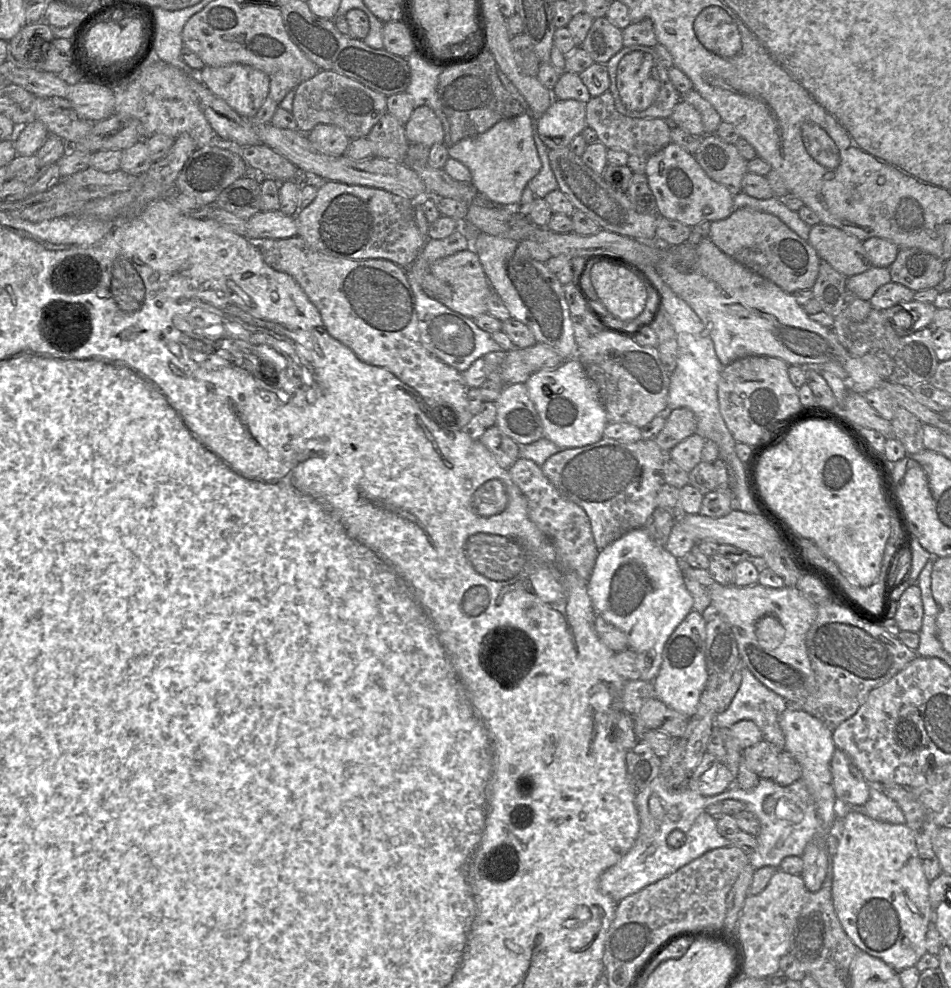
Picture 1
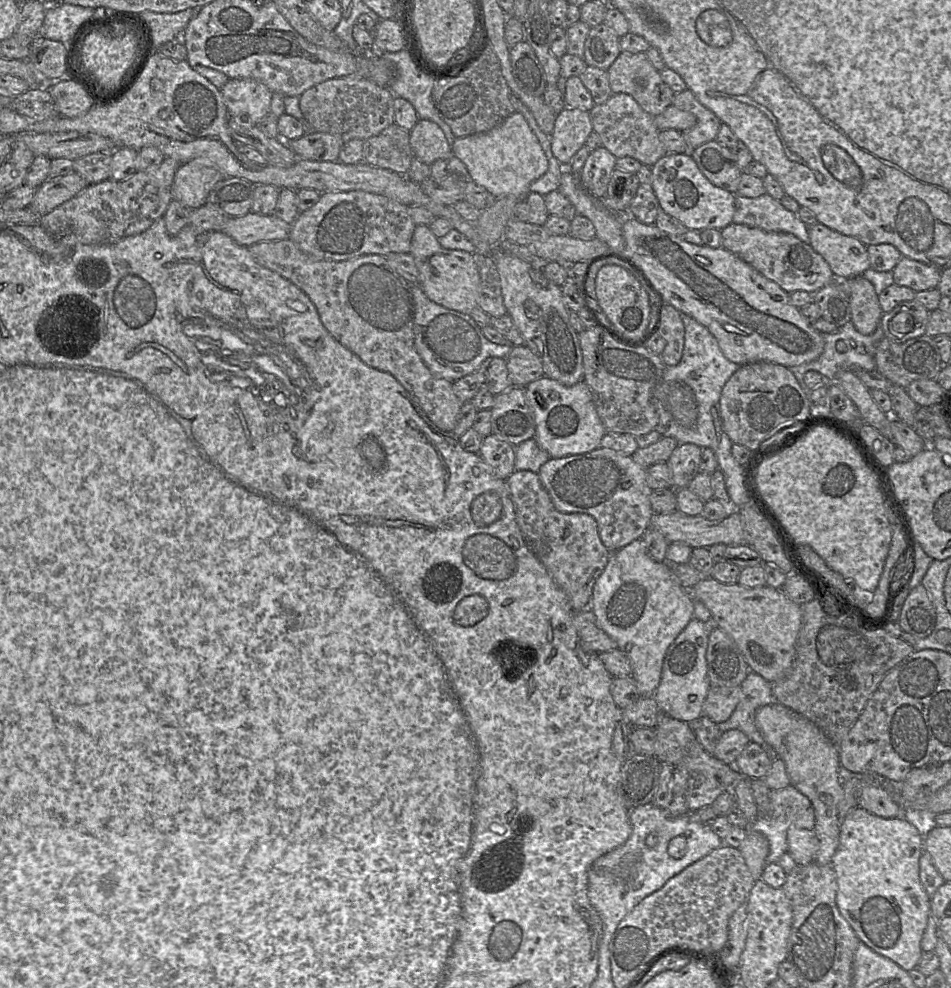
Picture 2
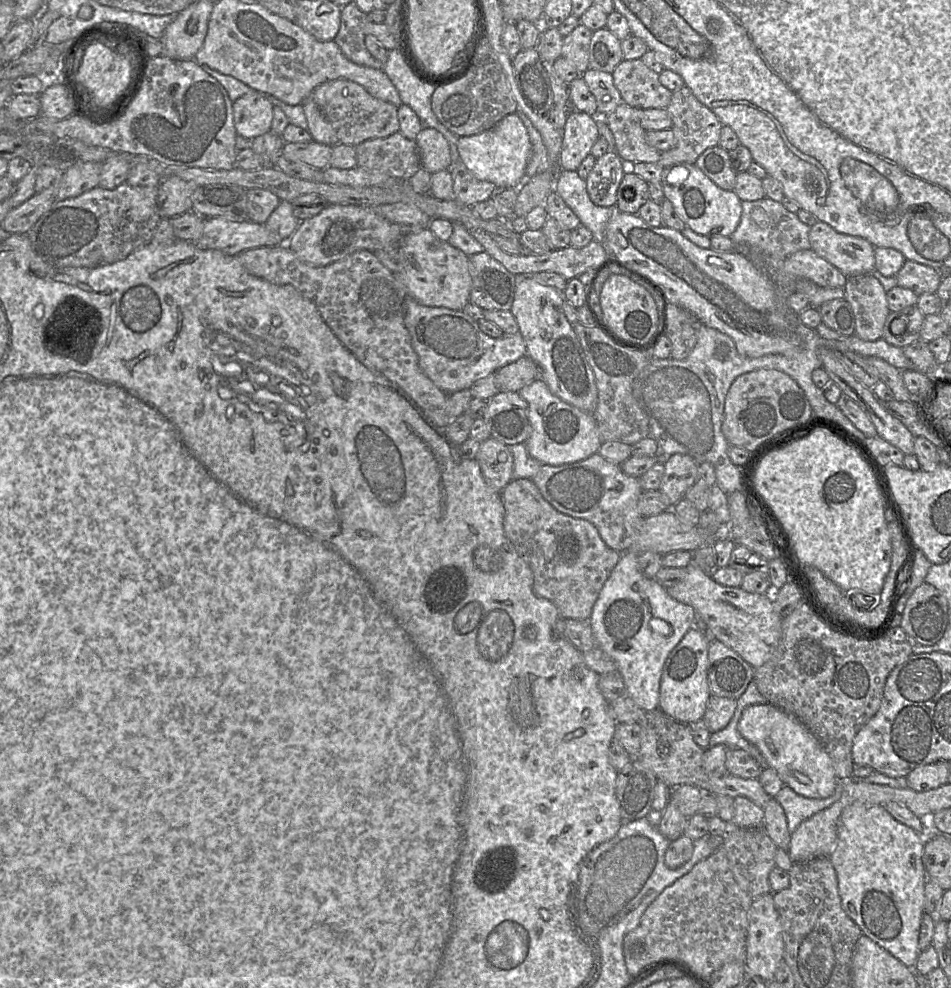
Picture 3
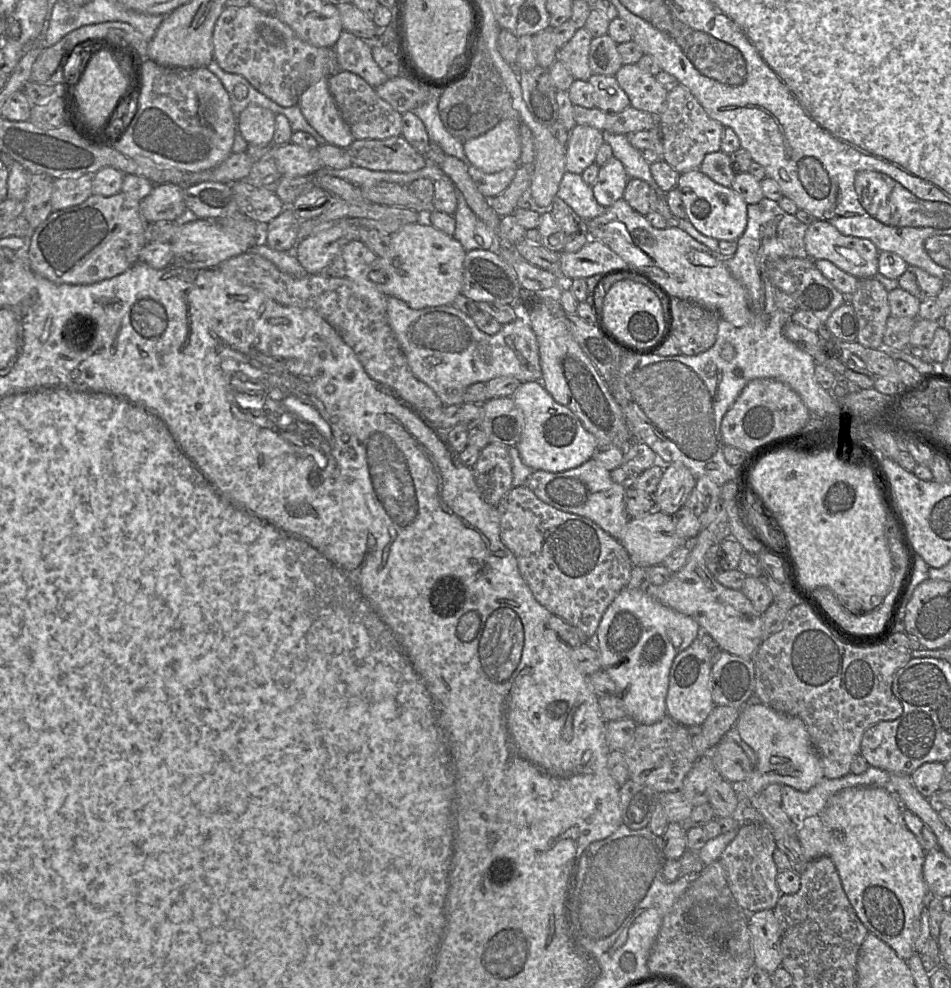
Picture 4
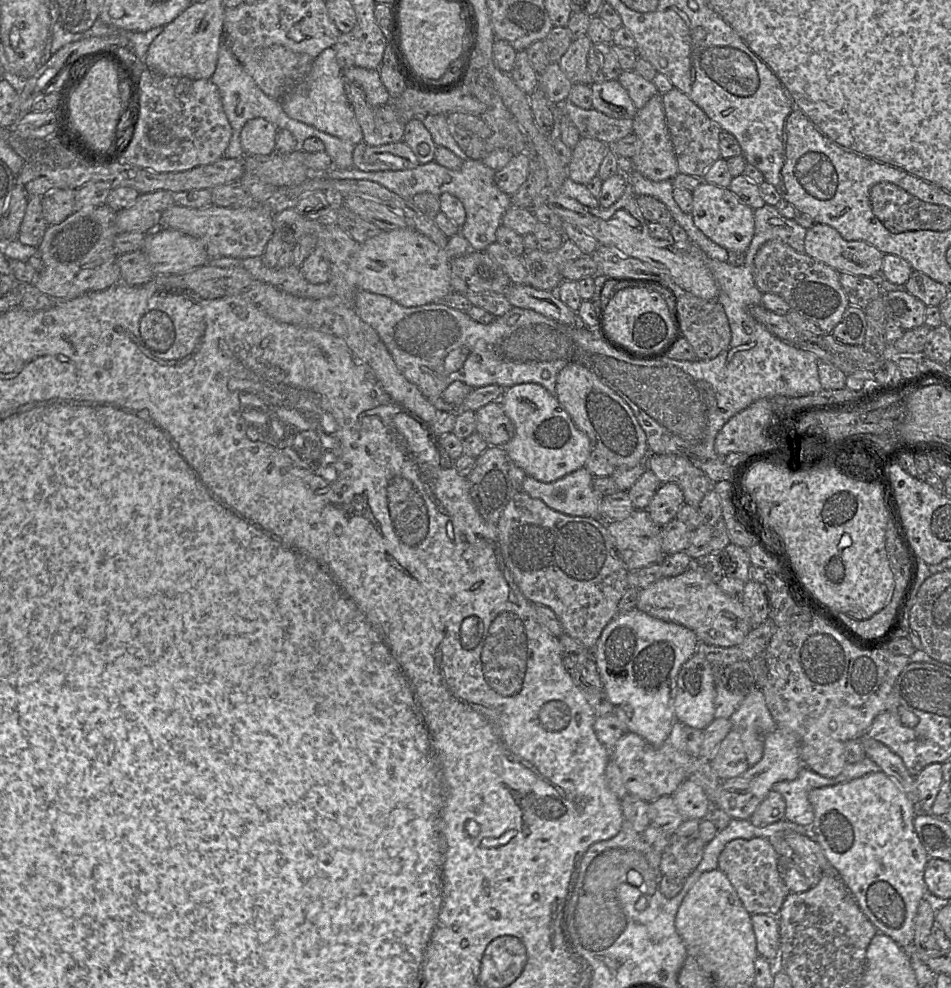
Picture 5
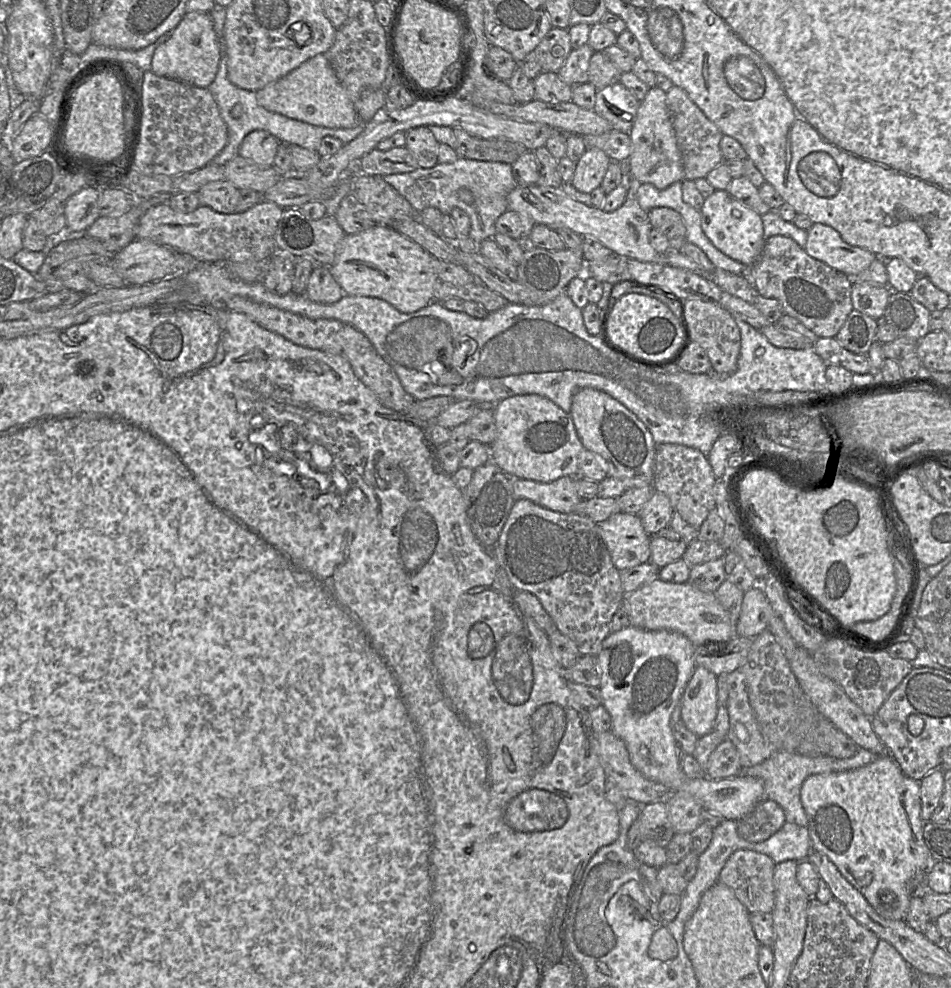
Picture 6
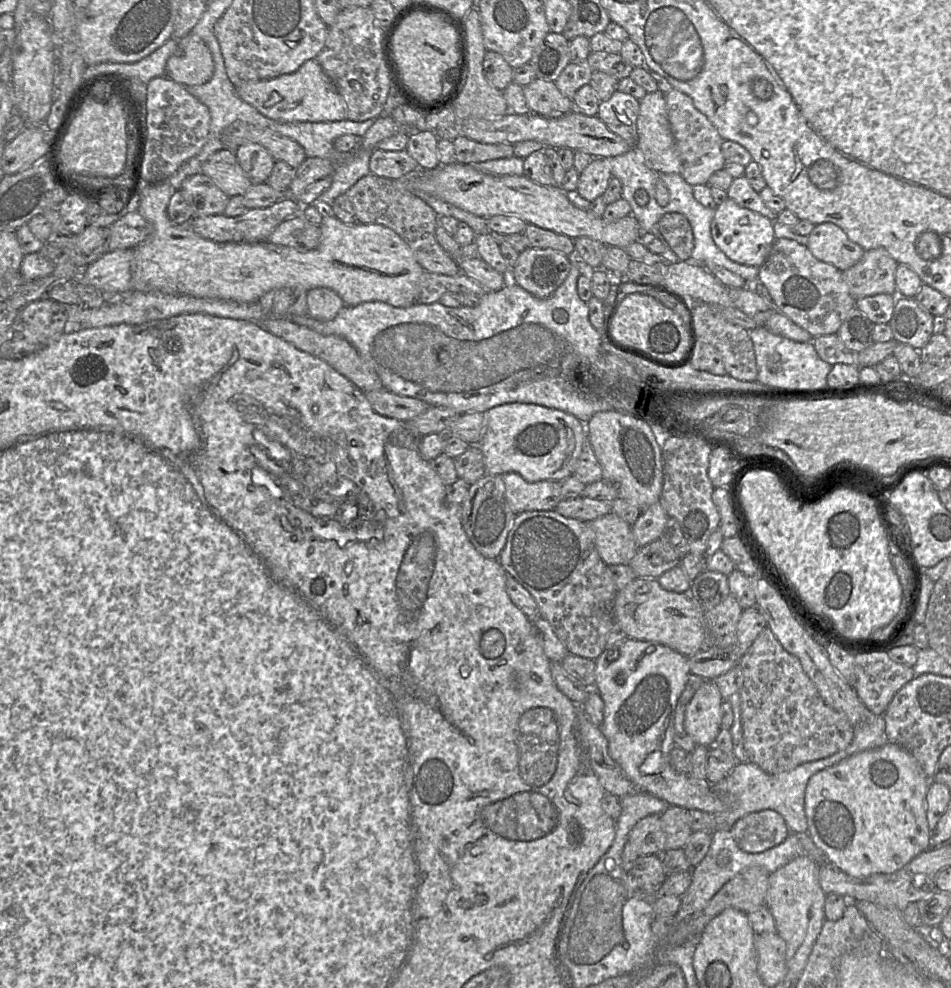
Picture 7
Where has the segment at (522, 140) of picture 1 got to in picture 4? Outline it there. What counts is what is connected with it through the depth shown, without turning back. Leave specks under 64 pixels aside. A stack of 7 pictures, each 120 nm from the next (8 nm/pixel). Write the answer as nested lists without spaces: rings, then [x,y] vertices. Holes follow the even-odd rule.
[[[506,119],[494,128],[463,143],[471,165],[491,174],[520,164],[520,125],[517,120]]]

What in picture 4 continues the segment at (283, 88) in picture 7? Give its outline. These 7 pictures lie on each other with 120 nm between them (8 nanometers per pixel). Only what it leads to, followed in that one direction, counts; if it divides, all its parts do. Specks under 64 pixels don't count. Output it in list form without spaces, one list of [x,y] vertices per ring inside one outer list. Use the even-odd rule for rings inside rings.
[[[323,77],[305,89],[297,106],[328,144],[348,149],[355,139],[329,91],[328,78]]]

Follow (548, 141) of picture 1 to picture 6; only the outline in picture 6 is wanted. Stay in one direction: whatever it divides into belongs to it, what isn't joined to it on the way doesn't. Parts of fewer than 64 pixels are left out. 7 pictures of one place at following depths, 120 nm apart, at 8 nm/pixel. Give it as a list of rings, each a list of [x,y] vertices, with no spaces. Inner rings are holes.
[[[588,147],[576,162],[572,185],[579,191],[590,194],[600,187],[612,160],[600,149]]]

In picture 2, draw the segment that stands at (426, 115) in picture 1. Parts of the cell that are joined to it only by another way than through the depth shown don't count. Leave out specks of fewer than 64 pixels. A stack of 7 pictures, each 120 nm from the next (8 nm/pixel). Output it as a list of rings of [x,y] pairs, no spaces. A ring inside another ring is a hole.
[[[419,119],[409,132],[409,140],[414,156],[427,165],[452,157],[452,148],[444,132],[430,120]]]

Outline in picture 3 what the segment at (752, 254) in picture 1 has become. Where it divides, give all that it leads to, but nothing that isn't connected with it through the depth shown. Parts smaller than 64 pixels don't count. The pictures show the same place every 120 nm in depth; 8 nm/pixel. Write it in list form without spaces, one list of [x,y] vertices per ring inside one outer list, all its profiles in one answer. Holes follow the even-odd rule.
[[[811,248],[797,251],[785,258],[782,269],[789,277],[808,279],[822,287],[844,288],[848,278]]]

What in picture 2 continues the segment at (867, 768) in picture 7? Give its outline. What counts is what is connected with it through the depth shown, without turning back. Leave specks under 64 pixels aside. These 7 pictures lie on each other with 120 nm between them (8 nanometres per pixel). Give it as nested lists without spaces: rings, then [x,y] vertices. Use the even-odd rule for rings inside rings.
[[[856,807],[851,809],[841,822],[839,844],[831,860],[831,866],[836,873],[837,881],[836,905],[841,915],[852,927],[861,942],[874,952],[889,958],[907,972],[916,968],[923,953],[921,949],[921,940],[931,912],[931,899],[926,893],[919,878],[919,859],[923,850],[924,836],[917,830],[915,821],[904,817],[883,818],[868,812],[861,807]]]

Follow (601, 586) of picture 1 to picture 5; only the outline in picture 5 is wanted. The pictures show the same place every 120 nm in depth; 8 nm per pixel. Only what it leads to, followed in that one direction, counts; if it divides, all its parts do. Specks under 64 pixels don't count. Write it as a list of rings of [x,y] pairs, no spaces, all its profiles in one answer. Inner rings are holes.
[[[637,608],[618,614],[606,625],[593,650],[593,658],[604,692],[614,706],[614,714],[627,732],[638,734],[654,747],[665,742],[676,720],[672,702],[678,674],[683,664],[696,653],[699,643],[696,634],[685,626],[654,618]]]

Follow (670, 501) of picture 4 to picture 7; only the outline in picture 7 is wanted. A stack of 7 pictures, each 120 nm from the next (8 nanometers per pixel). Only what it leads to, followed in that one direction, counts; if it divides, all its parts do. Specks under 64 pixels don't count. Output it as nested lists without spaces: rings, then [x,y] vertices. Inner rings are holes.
[[[660,501],[642,510],[632,525],[632,533],[638,548],[641,548],[662,536],[669,516]]]

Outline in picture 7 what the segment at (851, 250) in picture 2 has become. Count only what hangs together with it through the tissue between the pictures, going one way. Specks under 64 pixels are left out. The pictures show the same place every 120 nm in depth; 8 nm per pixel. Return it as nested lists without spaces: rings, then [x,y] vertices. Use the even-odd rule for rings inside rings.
[[[830,222],[813,227],[808,235],[807,248],[817,259],[832,264],[840,271],[856,264],[865,251],[851,241],[840,227]]]

